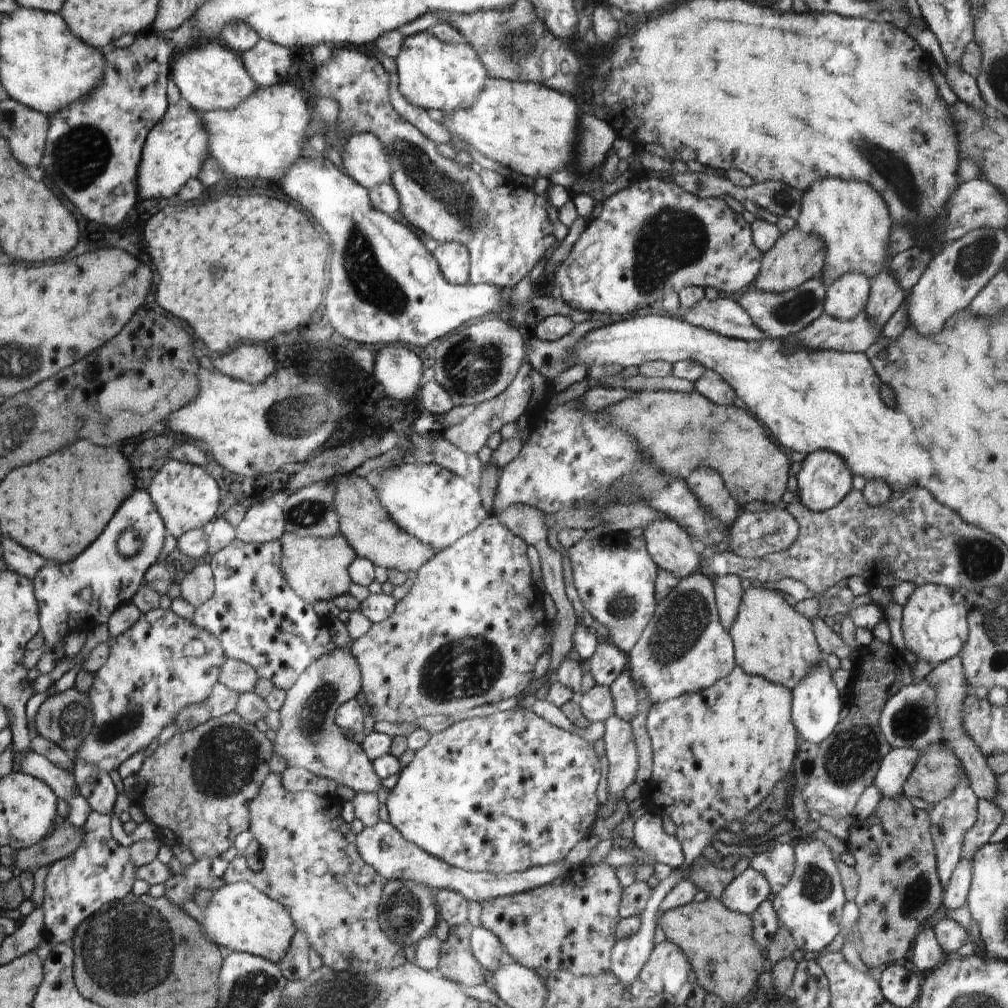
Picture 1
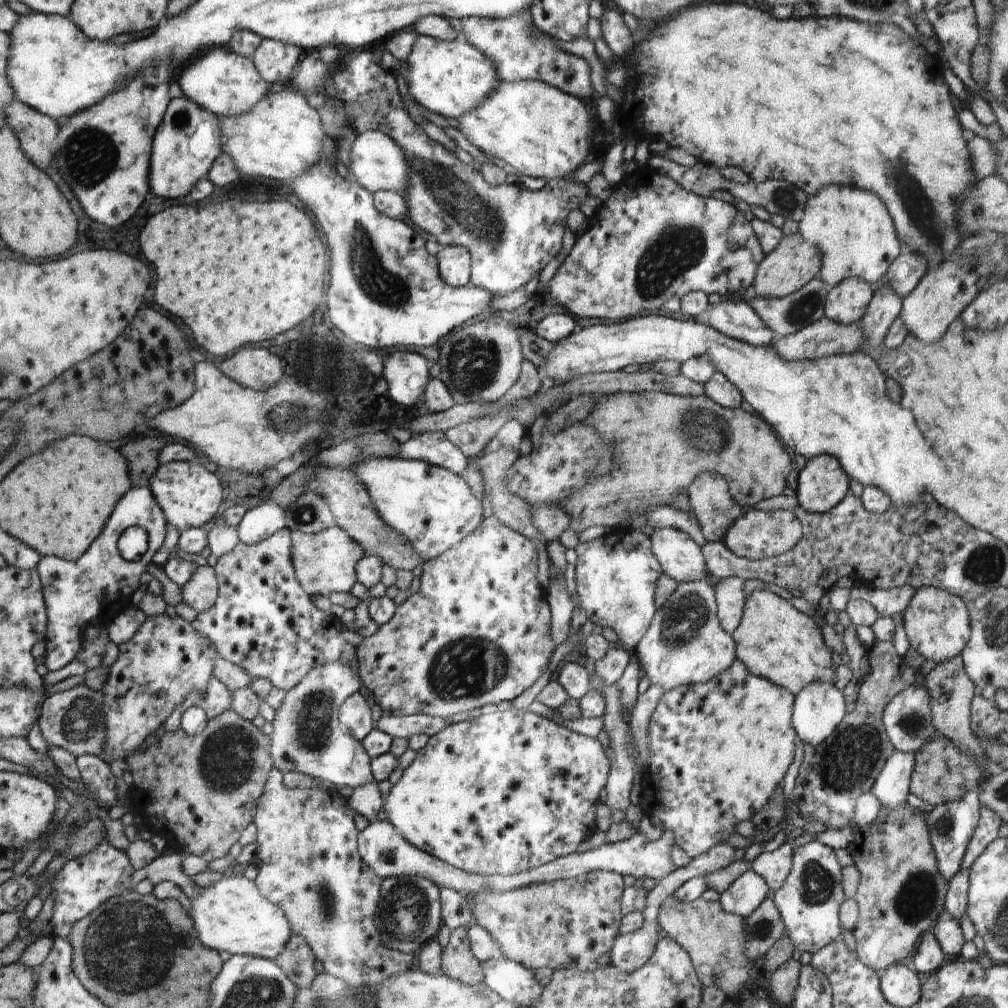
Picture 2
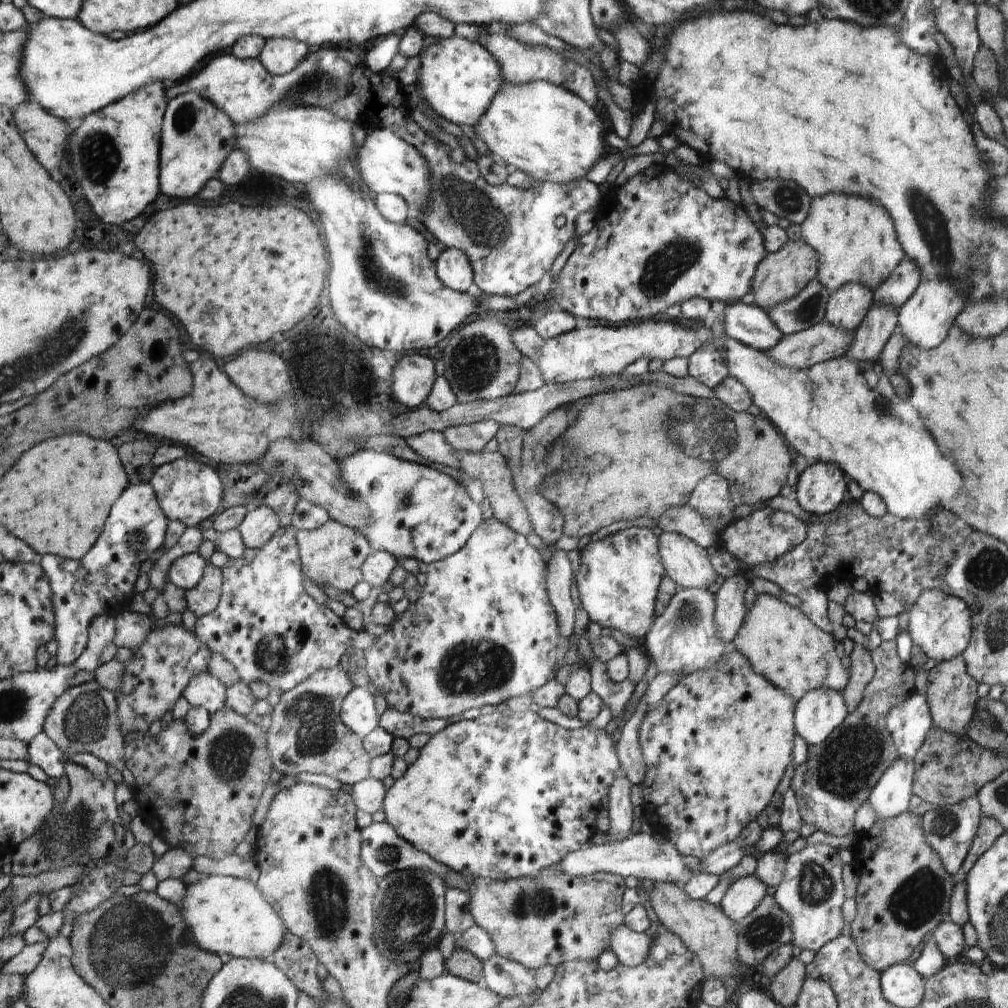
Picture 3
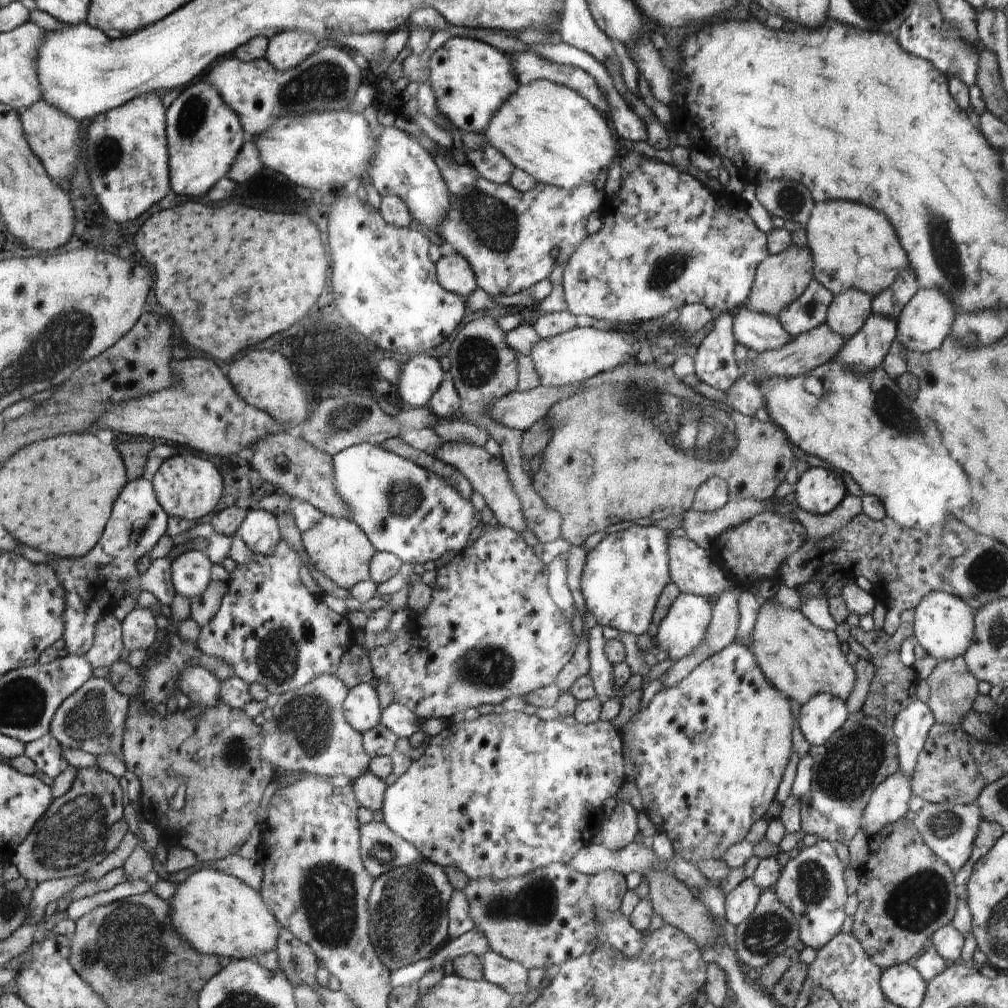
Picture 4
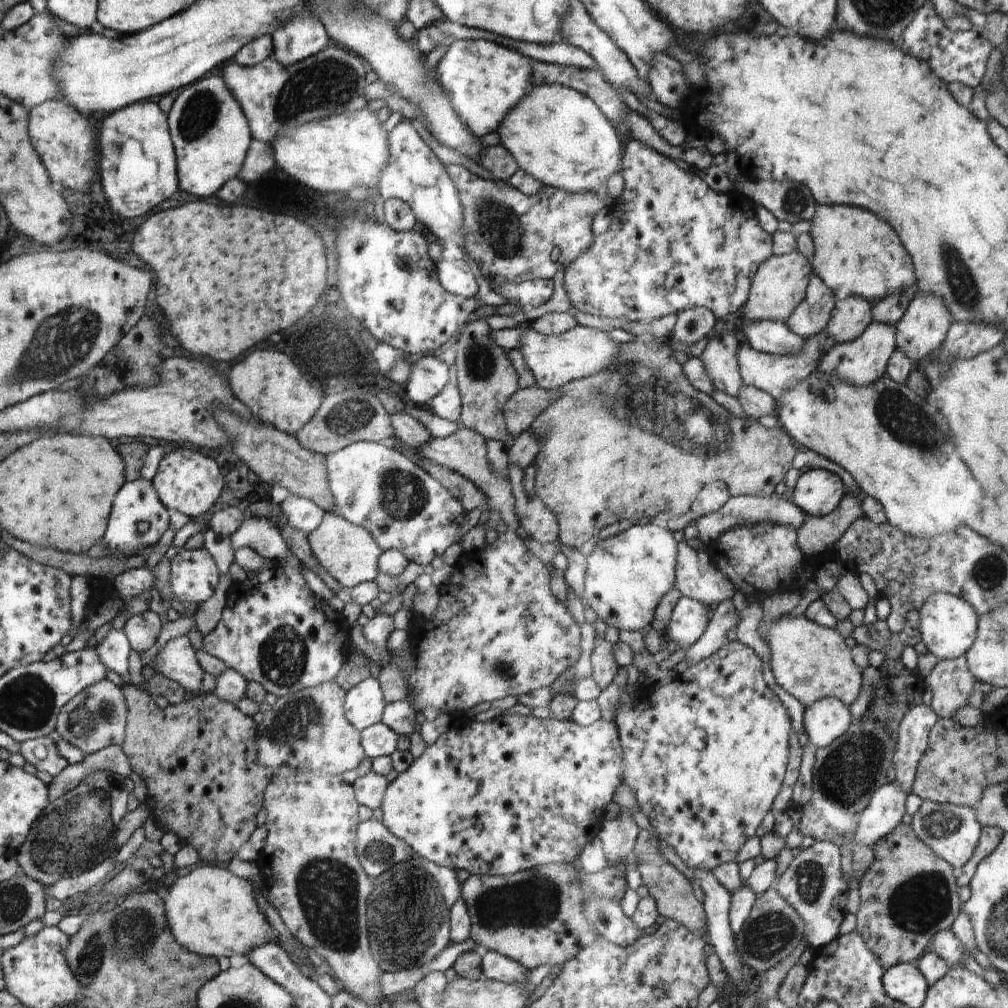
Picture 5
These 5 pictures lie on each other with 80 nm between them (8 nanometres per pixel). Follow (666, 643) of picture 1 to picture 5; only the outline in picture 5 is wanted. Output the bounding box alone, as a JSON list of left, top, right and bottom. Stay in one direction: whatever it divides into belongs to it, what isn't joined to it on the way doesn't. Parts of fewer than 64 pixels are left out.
[665,595,711,648]

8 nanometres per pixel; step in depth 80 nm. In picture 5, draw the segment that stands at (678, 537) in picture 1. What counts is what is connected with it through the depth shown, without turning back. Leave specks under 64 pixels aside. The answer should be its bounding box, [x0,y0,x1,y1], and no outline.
[676,540,734,609]

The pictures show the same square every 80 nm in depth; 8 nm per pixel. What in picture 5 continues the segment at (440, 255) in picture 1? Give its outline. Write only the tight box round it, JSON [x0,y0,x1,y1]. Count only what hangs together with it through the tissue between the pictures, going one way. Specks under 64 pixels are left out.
[438,258,478,298]

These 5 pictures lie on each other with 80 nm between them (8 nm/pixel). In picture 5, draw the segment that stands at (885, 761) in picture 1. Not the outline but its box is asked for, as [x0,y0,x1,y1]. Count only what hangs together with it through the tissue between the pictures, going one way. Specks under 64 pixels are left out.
[852,780,907,848]

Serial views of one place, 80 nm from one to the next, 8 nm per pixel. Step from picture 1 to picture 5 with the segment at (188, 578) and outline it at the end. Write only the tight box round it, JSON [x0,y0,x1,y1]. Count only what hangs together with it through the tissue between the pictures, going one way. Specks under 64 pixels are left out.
[194,573,234,636]

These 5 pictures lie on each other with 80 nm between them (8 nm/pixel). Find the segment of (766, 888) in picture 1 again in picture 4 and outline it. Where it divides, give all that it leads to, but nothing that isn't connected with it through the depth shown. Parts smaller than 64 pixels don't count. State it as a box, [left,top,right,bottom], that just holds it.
[725,878,762,928]

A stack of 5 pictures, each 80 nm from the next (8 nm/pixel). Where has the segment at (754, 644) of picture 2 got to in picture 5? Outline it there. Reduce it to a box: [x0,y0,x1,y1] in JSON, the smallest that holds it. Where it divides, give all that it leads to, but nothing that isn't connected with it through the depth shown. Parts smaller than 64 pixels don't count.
[763,615,862,707]

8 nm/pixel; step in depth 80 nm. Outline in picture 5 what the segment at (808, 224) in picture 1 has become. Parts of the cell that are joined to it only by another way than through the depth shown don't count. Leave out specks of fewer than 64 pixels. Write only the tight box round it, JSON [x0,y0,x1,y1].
[808,205,915,305]

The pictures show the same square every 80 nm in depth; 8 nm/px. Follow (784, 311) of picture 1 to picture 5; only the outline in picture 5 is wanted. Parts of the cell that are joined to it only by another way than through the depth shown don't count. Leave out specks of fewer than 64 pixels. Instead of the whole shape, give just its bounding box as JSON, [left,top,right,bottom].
[784,270,836,339]

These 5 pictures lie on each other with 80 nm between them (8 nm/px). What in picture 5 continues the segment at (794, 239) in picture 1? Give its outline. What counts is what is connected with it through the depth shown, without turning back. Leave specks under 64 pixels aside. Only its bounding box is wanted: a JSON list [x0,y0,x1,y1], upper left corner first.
[744,249,812,323]

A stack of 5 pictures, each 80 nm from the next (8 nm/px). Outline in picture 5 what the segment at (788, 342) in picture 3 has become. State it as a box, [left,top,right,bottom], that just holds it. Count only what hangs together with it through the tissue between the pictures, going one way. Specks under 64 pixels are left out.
[737,329,836,400]

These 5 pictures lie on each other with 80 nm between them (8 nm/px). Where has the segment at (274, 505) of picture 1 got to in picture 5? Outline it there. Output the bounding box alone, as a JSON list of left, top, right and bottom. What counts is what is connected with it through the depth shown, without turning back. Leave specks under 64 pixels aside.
[230,516,292,561]

